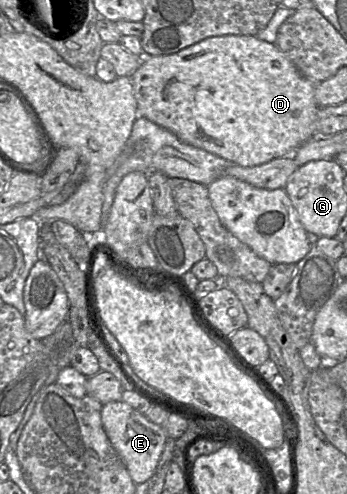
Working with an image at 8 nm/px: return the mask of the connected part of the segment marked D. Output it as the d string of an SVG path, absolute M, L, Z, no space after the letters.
M219 35L219 36L212 36L208 37L200 42L197 42L191 46L188 46L174 54L170 55L162 55L162 56L145 56L138 67L138 69L134 72L134 74L131 76L131 83L133 86L133 92L135 99L138 104L138 110L139 110L139 116L143 116L147 118L148 120L156 123L157 125L171 131L173 134L175 134L181 141L184 143L190 144L192 146L204 149L210 153L213 153L217 156L220 156L226 160L232 161L237 165L243 166L243 167L253 167L258 166L261 164L265 164L272 159L275 158L281 158L285 155L291 155L300 145L311 139L312 137L319 137L319 135L316 134L316 115L317 111L319 109L314 92L316 84L309 79L307 79L298 69L297 67L279 50L279 48L275 45L275 43L269 43L266 41L263 41L257 37L257 35Z

